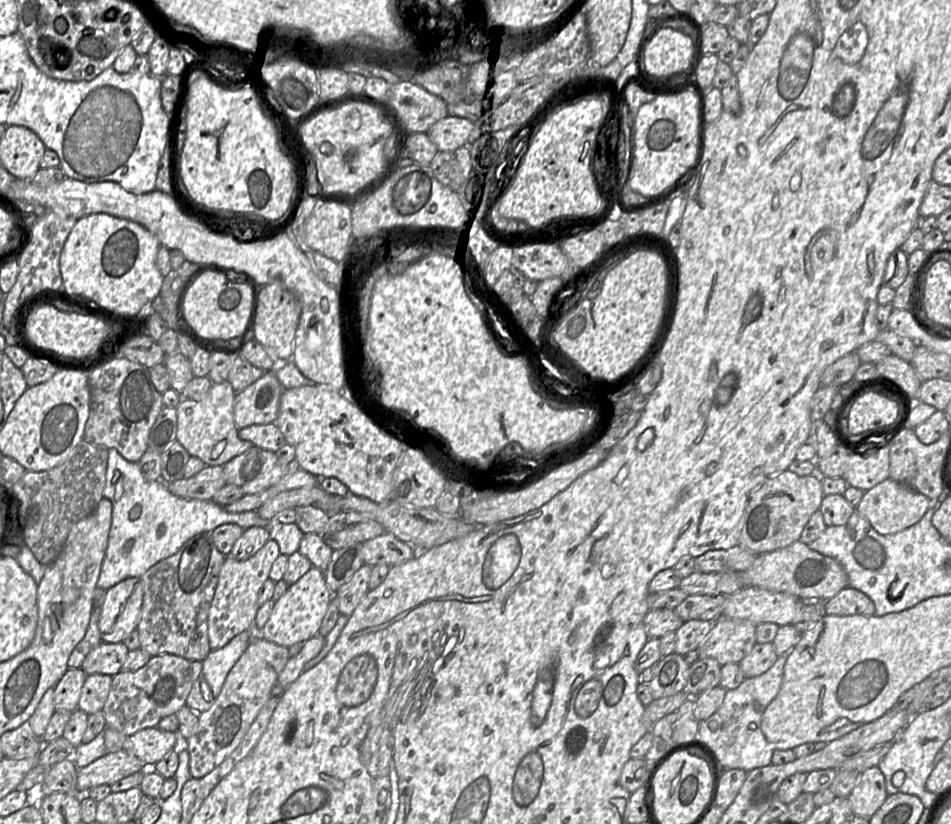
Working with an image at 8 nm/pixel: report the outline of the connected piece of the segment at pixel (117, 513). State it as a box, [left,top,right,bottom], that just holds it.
[97,449,270,590]

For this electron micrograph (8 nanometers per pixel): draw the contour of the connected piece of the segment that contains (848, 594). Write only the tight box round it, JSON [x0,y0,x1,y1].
[822,587,875,616]

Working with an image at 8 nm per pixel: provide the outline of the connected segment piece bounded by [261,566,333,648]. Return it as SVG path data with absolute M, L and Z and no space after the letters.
M312 566L275 602L270 617L261 630L262 638L288 648L313 638L318 634L332 596L333 593L326 584L324 572Z

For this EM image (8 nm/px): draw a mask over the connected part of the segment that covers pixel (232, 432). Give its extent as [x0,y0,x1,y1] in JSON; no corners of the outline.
[176,381,255,466]

